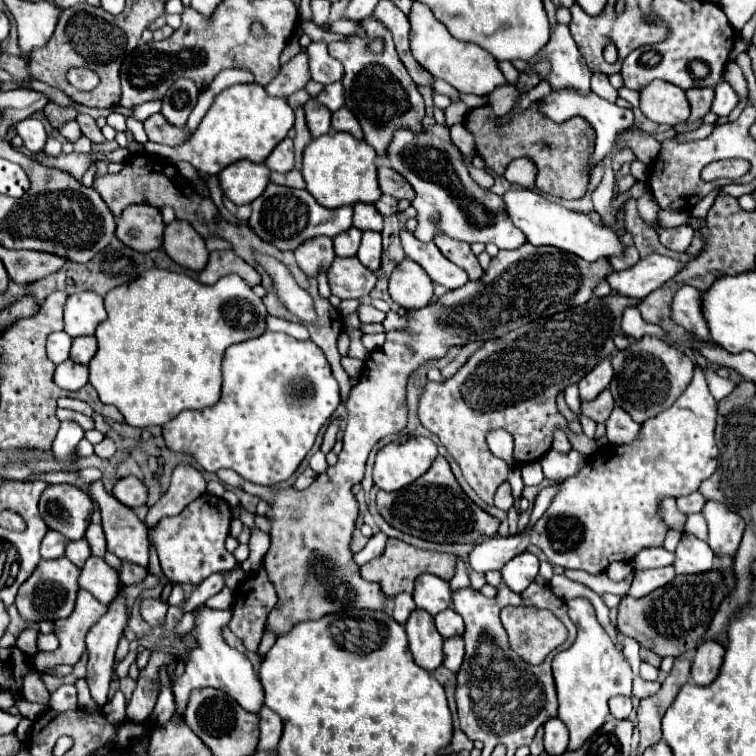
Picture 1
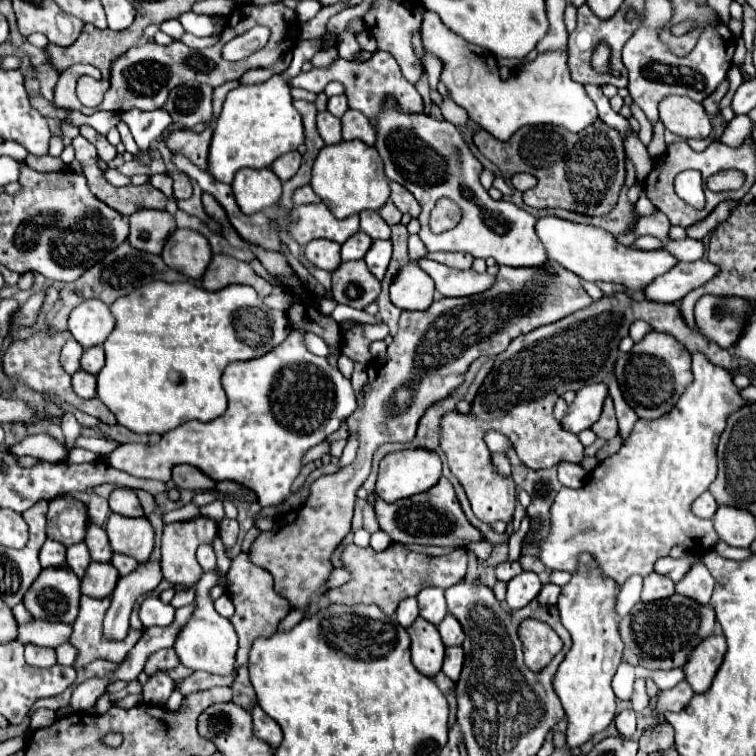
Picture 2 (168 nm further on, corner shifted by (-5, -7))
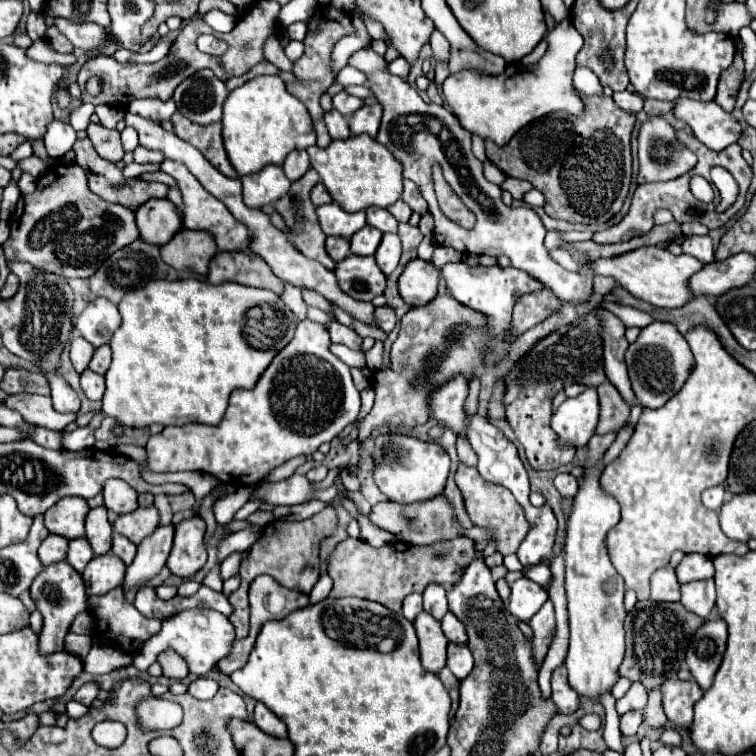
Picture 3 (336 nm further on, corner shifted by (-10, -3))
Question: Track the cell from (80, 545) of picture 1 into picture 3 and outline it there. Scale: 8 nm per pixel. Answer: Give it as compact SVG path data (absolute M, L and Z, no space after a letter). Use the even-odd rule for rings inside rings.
M86 537L72 539L72 541L70 541L66 561L68 561L78 573L82 573L82 571L86 569L86 565L90 563L92 557L94 557L94 551L90 549L90 543L86 541Z

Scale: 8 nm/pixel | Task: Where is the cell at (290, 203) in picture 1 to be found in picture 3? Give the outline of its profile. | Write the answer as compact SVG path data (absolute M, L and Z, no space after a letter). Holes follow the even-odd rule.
M328 203L316 207L316 215L320 221L320 227L326 235L338 235L338 237L352 237L356 231L360 231L366 225L364 211L346 213L340 205Z

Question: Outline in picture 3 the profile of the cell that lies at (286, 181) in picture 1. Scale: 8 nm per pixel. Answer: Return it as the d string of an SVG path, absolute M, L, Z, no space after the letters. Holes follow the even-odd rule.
M316 183L316 185L314 185L314 189L312 189L310 197L312 197L312 203L314 203L316 207L318 207L318 205L322 205L322 203L330 203L330 201L332 201L330 193L326 191L326 187L324 187L322 183Z

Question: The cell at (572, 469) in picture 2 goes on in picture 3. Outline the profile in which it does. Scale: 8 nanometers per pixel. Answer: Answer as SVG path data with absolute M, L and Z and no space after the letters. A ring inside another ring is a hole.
M558 473L554 485L562 493L562 497L574 497L578 493L578 479L572 473Z

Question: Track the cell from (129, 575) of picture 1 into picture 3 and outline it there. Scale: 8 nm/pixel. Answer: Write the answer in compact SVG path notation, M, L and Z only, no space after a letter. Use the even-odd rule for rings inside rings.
M114 533L114 537L112 537L112 553L116 557L120 557L124 561L124 565L130 565L134 561L134 557L136 557L136 545L132 541L128 541L126 537Z

